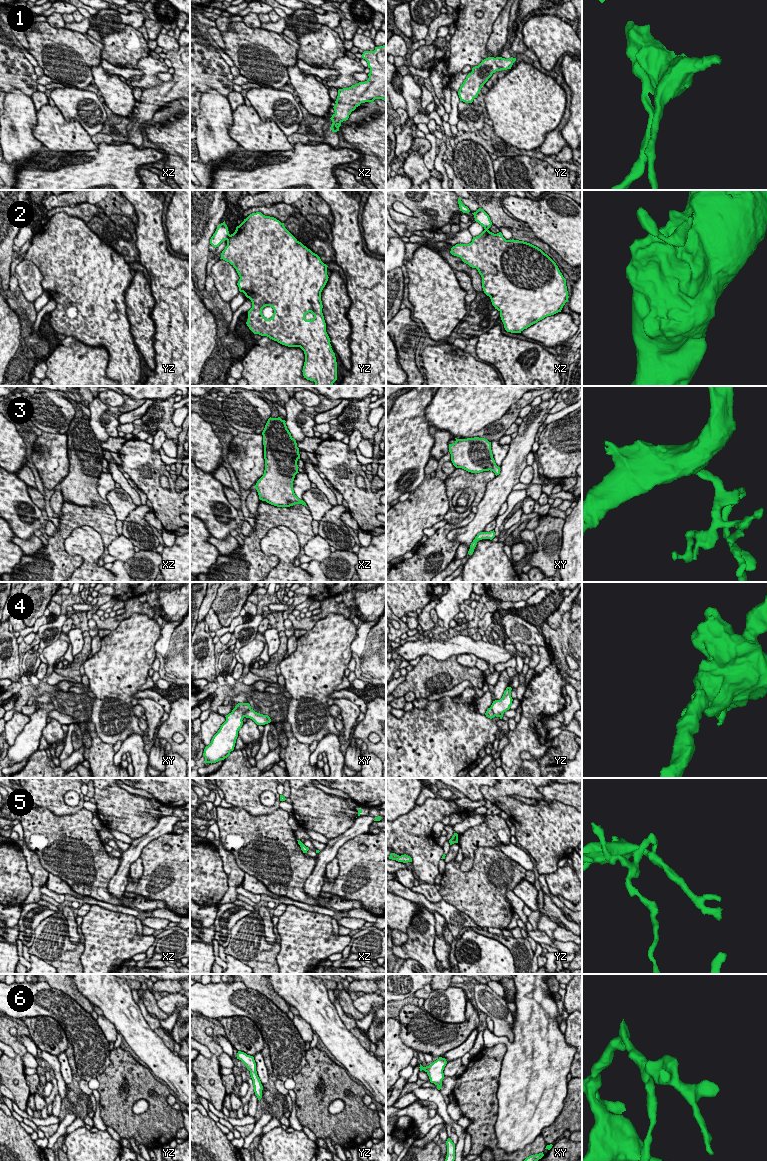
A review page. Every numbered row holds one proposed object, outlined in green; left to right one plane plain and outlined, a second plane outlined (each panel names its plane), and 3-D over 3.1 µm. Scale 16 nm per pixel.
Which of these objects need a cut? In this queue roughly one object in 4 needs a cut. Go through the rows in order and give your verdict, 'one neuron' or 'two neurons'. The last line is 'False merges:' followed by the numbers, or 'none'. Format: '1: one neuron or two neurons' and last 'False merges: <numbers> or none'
1: one neuron
2: two neurons
3: one neuron
4: two neurons
5: two neurons
6: one neuron
False merges: 2, 4, 5

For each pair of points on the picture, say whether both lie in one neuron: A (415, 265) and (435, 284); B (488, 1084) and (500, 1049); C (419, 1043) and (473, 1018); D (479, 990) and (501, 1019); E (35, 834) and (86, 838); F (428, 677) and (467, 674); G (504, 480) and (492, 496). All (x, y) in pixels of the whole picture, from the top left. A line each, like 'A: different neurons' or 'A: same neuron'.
A: same neuron
B: same neuron
C: same neuron
D: same neuron
E: same neuron
F: same neuron
G: same neuron

